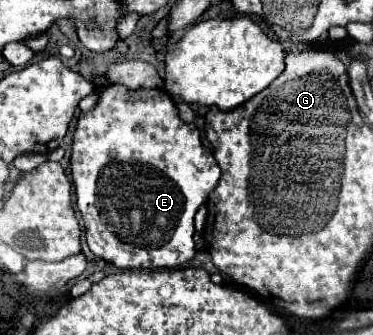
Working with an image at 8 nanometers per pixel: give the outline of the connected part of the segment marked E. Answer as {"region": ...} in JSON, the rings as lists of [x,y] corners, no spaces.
{"region":[[[110,83],[104,87],[98,87],[98,103],[94,109],[90,109],[88,113],[80,113],[76,129],[74,129],[74,137],[72,137],[72,157],[70,157],[70,165],[72,165],[72,181],[74,181],[74,195],[76,195],[76,207],[82,215],[84,221],[84,231],[86,231],[86,241],[90,251],[112,263],[118,269],[172,269],[172,267],[182,267],[184,263],[188,263],[194,257],[194,215],[198,211],[198,207],[202,203],[206,203],[210,191],[214,191],[214,187],[218,185],[220,179],[220,167],[212,155],[212,151],[202,145],[200,139],[200,131],[194,127],[194,123],[186,123],[180,119],[180,113],[174,105],[174,101],[170,99],[170,95],[164,89],[128,89],[126,85],[120,83]]]}

